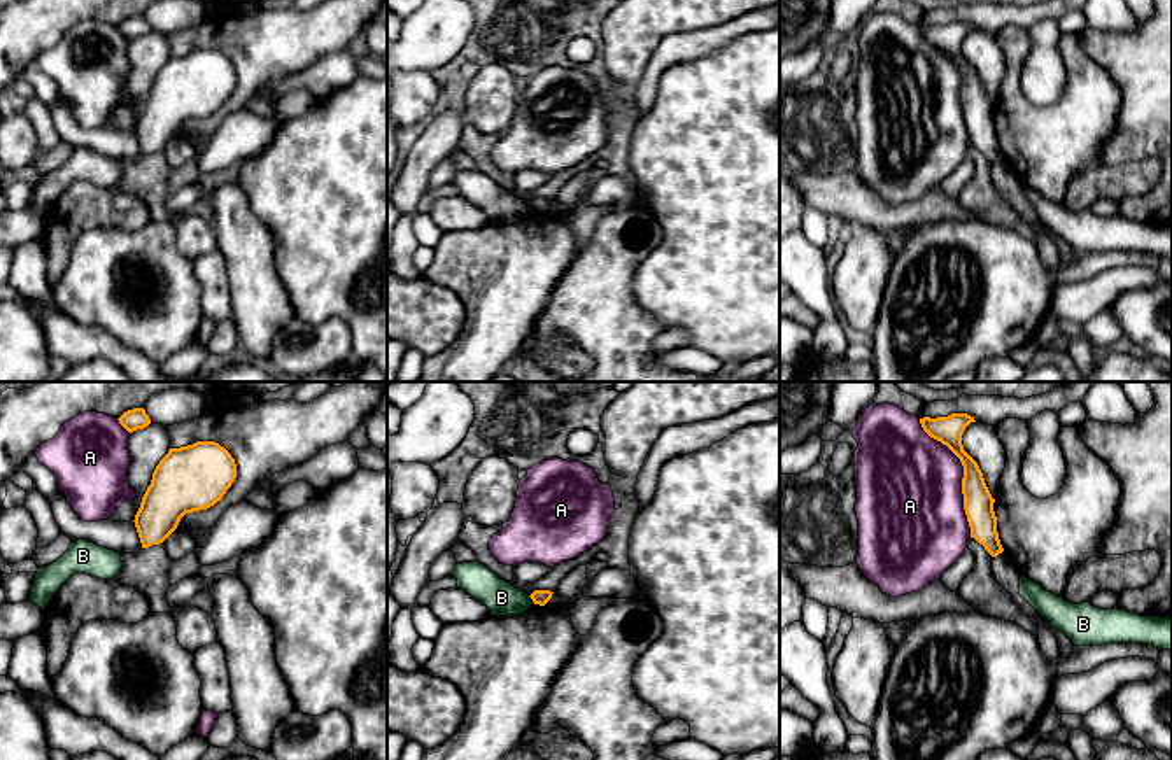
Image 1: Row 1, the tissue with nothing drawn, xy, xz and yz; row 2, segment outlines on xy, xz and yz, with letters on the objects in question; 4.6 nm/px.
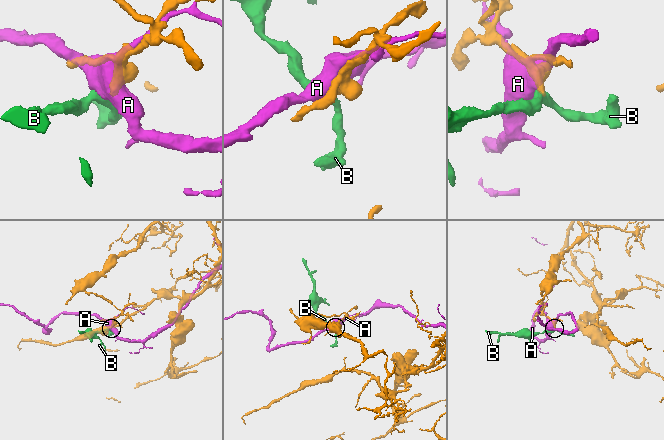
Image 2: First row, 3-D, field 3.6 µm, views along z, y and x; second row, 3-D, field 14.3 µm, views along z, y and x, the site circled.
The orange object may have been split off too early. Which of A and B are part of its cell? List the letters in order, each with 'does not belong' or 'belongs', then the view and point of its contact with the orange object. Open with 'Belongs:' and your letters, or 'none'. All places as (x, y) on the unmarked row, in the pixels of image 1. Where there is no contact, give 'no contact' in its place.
Belongs: none
A: does not belong; meets orange in yz at (964, 83)
B: does not belong; meets orange in xz at (531, 205)

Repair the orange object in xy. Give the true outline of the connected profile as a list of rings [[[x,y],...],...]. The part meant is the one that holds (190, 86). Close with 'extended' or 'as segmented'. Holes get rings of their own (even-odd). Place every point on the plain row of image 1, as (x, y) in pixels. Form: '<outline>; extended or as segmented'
[[[215,49],[170,56],[156,74],[133,128],[142,156],[163,151],[186,121],[221,109],[235,86],[235,67]]]; as segmented

